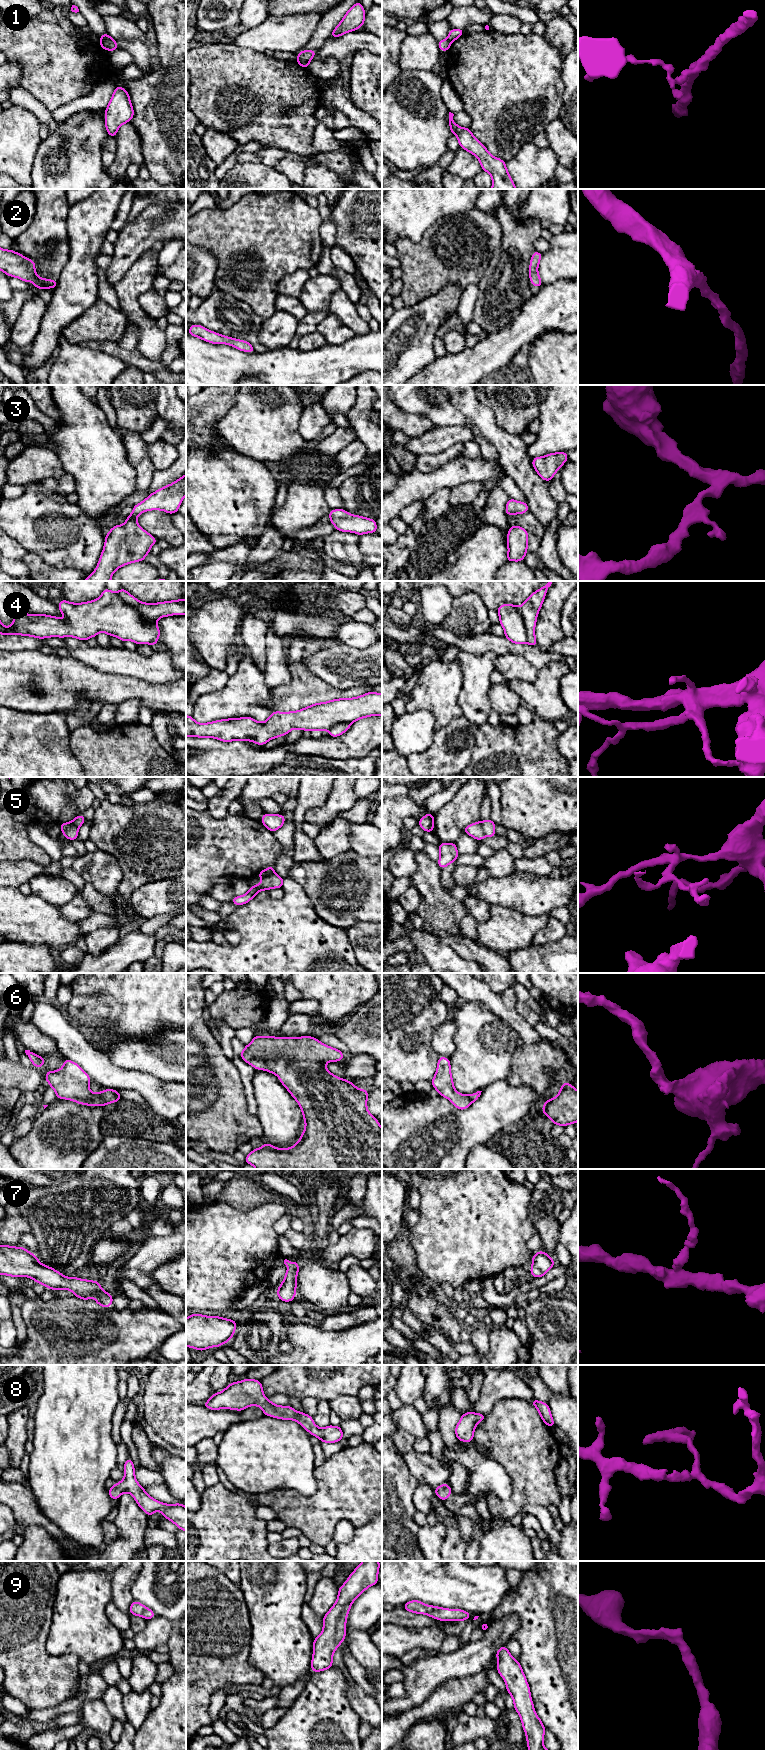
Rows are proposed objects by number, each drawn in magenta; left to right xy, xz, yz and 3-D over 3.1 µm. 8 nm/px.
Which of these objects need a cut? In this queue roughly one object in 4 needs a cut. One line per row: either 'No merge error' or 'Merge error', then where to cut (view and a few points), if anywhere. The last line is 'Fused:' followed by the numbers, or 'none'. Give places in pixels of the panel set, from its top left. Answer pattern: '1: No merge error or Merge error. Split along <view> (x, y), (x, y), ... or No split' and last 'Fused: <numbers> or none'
1: Merge error. Split along xz (297, 58), (308, 62)
2: No merge error. No split
3: No merge error. No split
4: Merge error. Split along xy (117, 593), (123, 600), (131, 604), (144, 620), (157, 619)
5: Merge error. Split along yz (480, 821), (485, 835)
6: No merge error. No split
7: No merge error. No split
8: No merge error. No split
9: No merge error. No split
Fused: 1, 4, 5

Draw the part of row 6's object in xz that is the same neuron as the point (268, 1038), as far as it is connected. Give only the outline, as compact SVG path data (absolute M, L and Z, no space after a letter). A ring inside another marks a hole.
M268 1035L253 1036L253 1041L245 1045L239 1055L255 1069L275 1074L299 1104L305 1120L305 1129L294 1146L282 1149L265 1142L246 1156L245 1163L256 1169L382 1169L382 1127L367 1109L368 1090L358 1089L351 1081L335 1076L325 1067L327 1062L338 1062L345 1057L340 1050L312 1036Z

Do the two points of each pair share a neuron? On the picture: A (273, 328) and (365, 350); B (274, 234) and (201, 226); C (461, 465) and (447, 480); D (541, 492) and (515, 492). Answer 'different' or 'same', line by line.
A: different
B: same
C: same
D: different

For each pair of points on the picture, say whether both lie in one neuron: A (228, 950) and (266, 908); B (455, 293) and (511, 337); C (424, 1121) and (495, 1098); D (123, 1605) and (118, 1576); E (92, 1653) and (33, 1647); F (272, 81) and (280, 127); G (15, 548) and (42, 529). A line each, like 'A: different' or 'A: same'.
A: same
B: different
C: same
D: same
E: different
F: same
G: different

